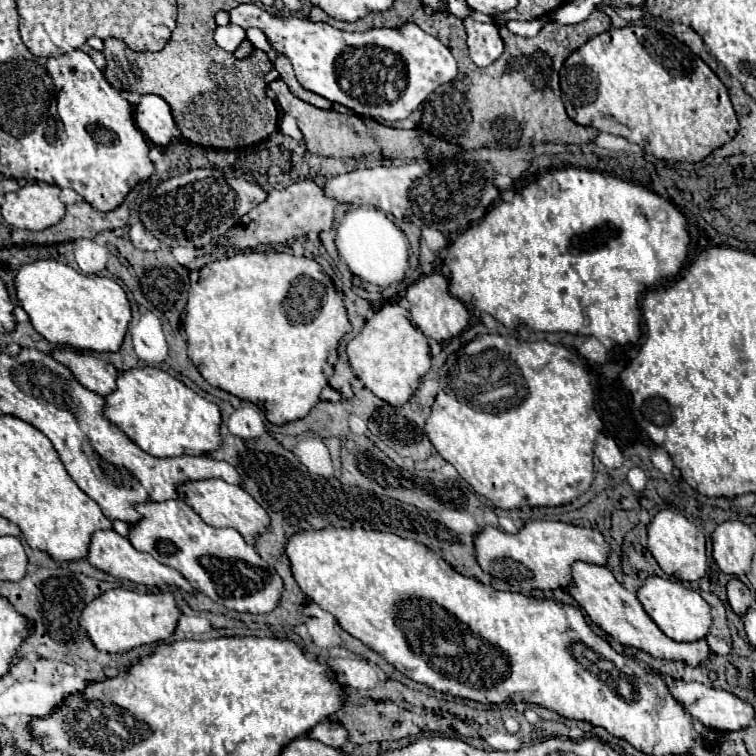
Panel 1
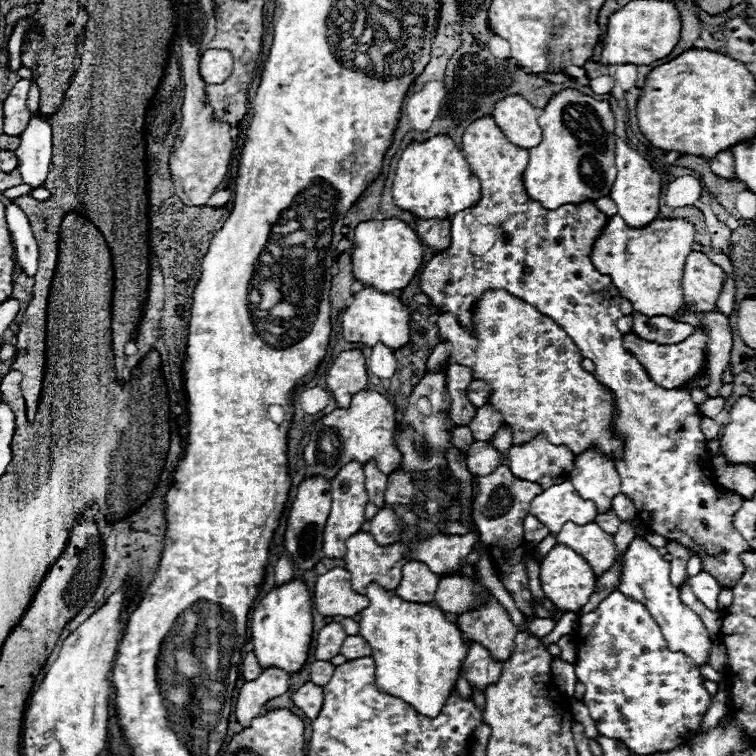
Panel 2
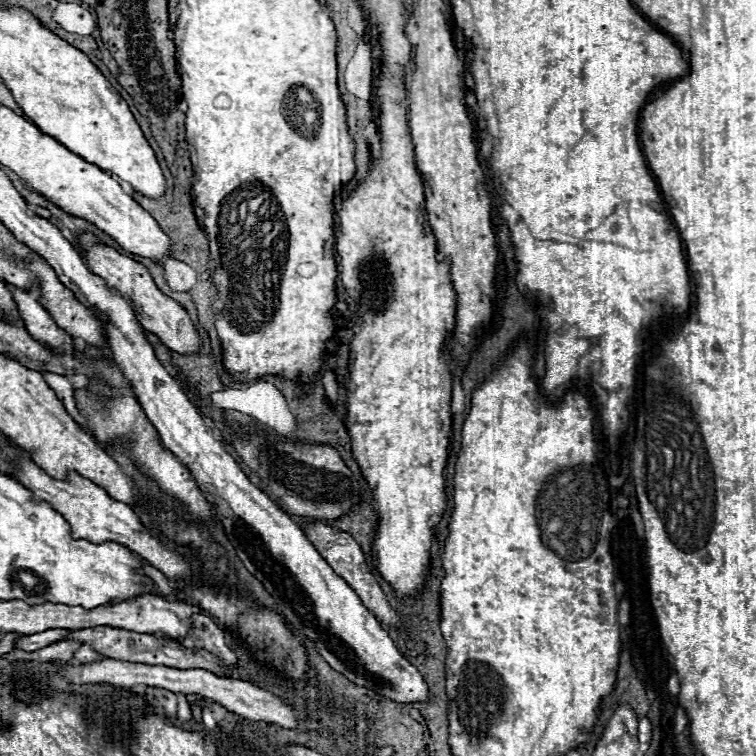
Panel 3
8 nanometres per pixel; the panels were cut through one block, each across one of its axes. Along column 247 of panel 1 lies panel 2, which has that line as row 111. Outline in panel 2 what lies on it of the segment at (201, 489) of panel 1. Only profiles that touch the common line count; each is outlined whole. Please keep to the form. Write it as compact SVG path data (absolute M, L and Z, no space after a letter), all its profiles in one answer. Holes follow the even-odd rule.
M512 94L504 100L498 100L492 110L492 118L496 120L498 128L506 134L506 138L526 150L536 146L542 138L542 128L536 122L538 114L540 110L534 108L520 94Z

